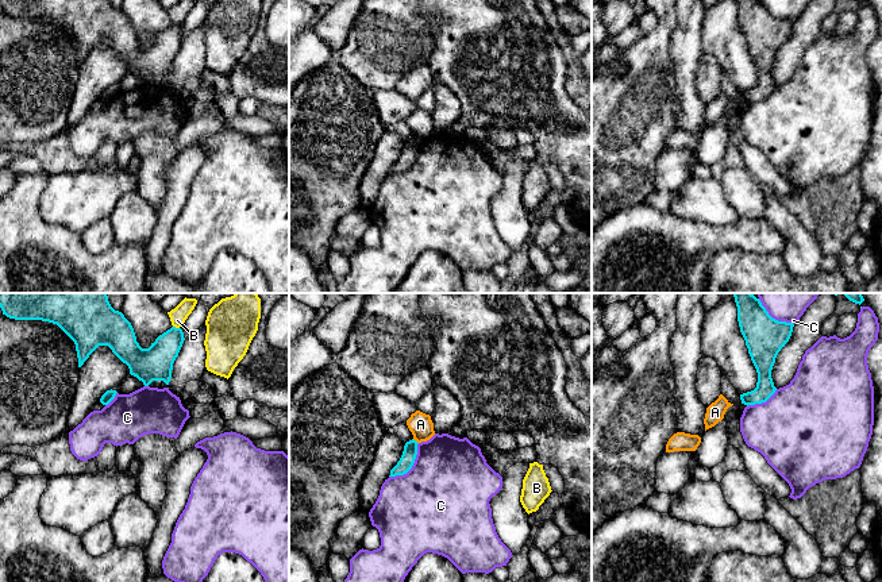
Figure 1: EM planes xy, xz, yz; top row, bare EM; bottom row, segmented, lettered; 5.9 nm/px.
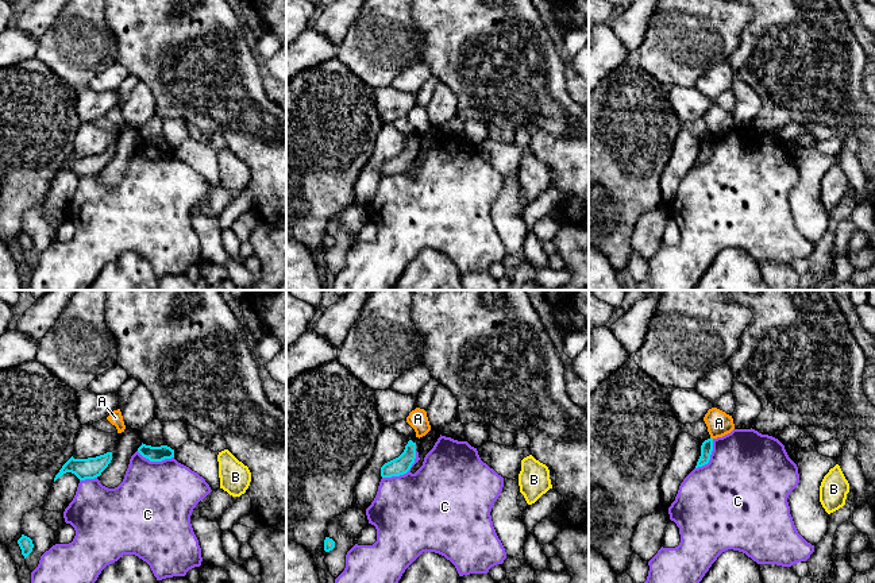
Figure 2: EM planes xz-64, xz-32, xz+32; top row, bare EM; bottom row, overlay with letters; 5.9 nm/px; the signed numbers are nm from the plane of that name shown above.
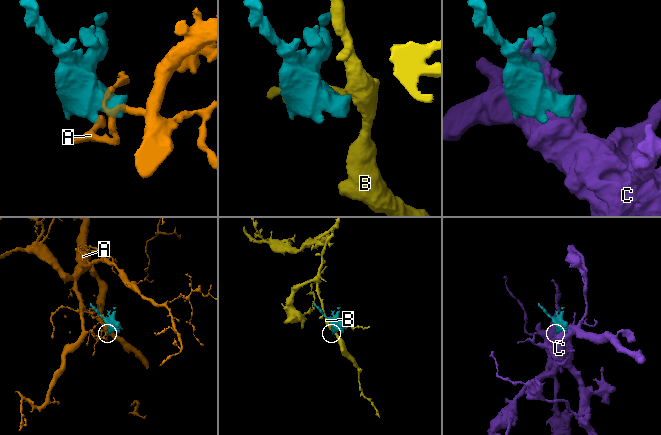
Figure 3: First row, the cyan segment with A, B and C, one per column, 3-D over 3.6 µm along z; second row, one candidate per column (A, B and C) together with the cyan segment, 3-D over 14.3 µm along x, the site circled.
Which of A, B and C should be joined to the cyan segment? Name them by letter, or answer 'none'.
none

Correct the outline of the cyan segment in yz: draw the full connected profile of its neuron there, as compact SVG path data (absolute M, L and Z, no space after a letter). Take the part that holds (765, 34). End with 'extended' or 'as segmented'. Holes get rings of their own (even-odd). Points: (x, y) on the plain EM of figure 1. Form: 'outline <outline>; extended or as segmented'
outline M736 0L736 4L740 30L758 70L756 85L740 92L742 101L748 104L766 100L775 90L771 68L794 22L773 16L762 0Z; as segmented

